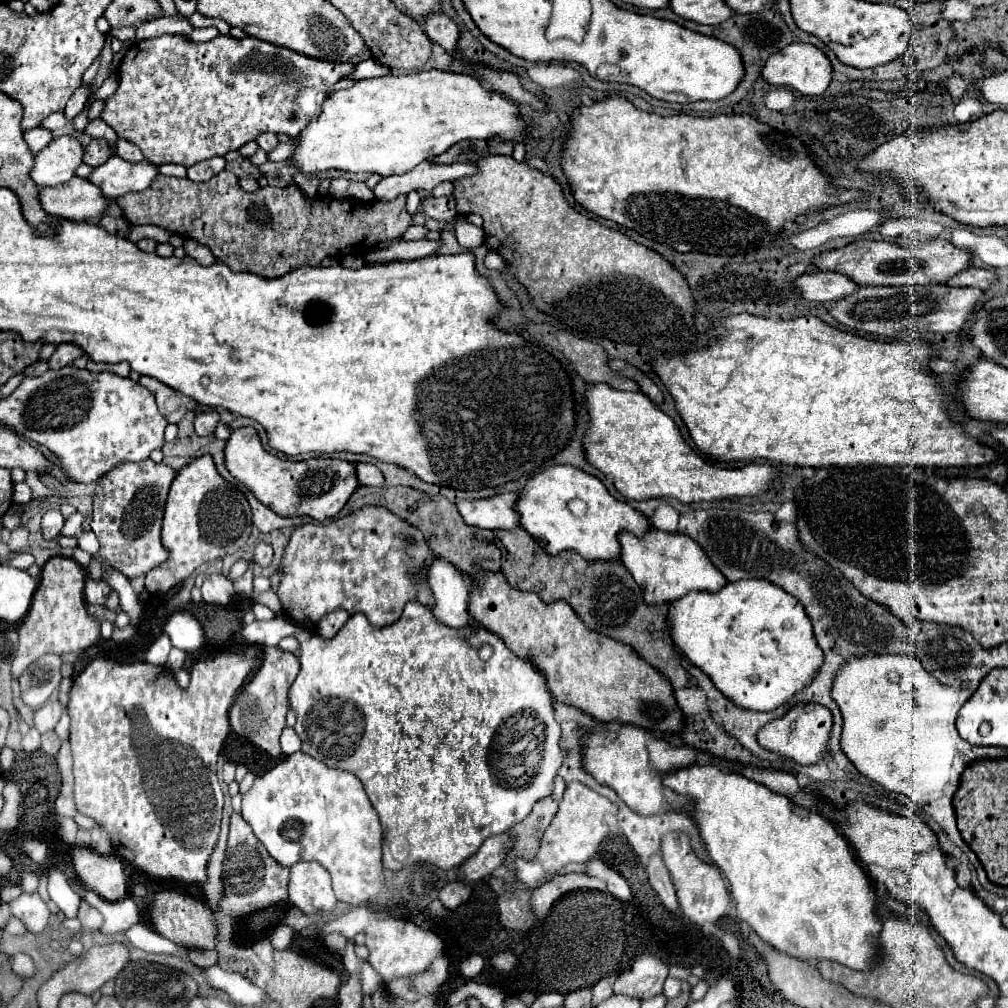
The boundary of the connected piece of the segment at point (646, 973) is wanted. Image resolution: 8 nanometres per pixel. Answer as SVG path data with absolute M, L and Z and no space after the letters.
M641 953L639 957L635 957L631 969L617 977L613 993L647 999L663 991L667 975L669 975L669 965L661 957Z

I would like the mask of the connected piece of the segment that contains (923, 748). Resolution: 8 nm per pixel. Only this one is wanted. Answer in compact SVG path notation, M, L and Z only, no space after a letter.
M855 657L835 679L833 697L843 715L843 751L871 781L919 803L919 791L933 785L927 771L943 771L955 755L959 695L931 677L917 657Z

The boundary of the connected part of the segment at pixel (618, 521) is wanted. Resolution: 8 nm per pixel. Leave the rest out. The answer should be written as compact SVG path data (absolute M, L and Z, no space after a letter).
M555 465L531 477L519 493L515 509L521 515L521 527L527 529L547 553L557 555L573 549L587 561L619 561L619 533L627 531L643 539L647 531L653 529L647 515L625 501L617 501L597 477L571 465Z

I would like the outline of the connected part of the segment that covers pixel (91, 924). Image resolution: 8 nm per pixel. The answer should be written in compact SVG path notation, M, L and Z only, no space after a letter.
M83 901L81 907L79 907L79 921L81 921L81 925L85 929L93 929L95 931L95 929L99 929L103 925L103 915Z

